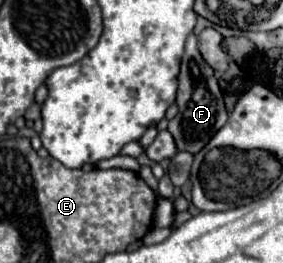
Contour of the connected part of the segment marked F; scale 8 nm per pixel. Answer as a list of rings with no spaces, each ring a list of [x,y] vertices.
[[[189,35],[185,43],[185,55],[183,55],[181,73],[179,73],[177,107],[179,107],[179,115],[175,115],[173,121],[169,121],[169,133],[175,139],[177,151],[187,151],[191,155],[199,153],[211,141],[211,137],[227,123],[227,117],[229,117],[223,103],[223,93],[213,75],[213,69],[205,63],[205,59],[197,51],[195,35]]]

